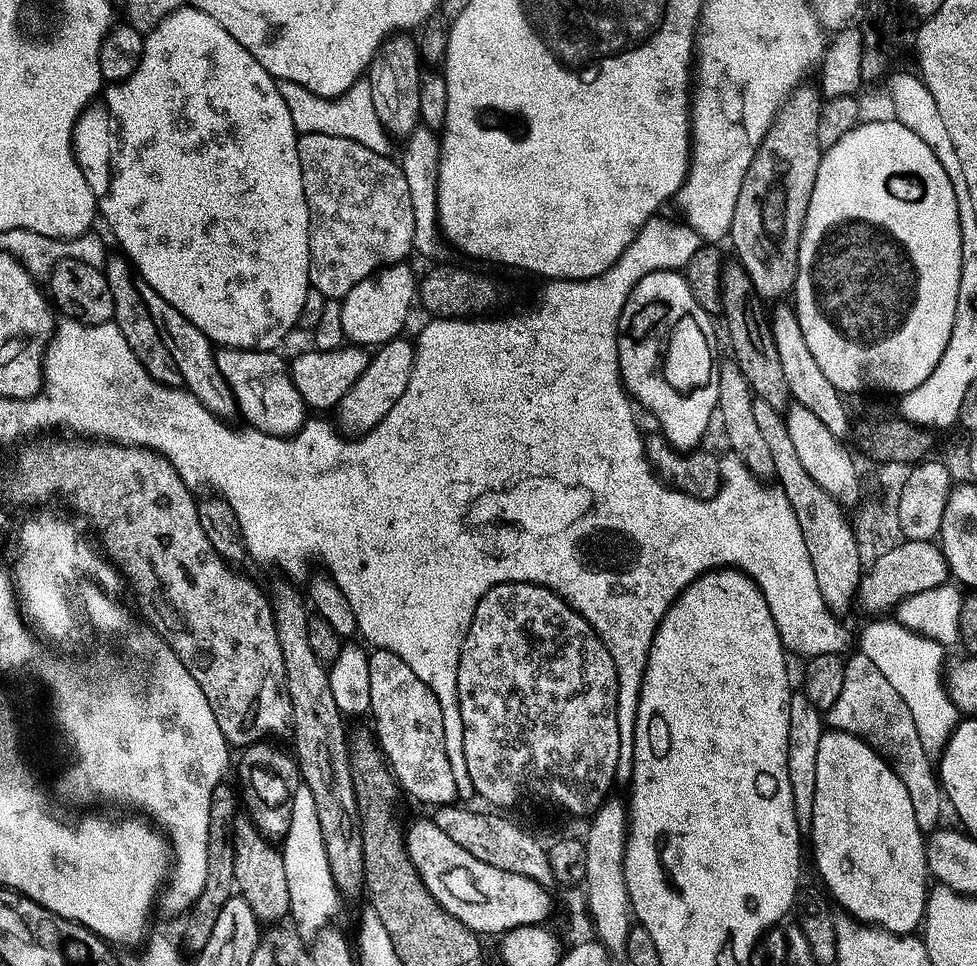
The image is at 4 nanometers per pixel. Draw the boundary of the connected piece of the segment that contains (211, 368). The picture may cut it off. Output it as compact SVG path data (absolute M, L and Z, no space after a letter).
M141 283L139 290L142 294L142 302L146 304L146 310L150 312L150 318L154 318L154 322L159 324L166 346L182 374L183 387L200 399L201 404L211 410L215 416L228 418L231 412L235 413L237 411L236 402L233 400L231 392L222 383L220 373L216 370L217 349L212 341L208 340L206 334L202 334L202 330L198 330L182 314L178 314L178 310L174 310L174 306L170 306L170 302L166 302L166 298L159 296L149 284Z

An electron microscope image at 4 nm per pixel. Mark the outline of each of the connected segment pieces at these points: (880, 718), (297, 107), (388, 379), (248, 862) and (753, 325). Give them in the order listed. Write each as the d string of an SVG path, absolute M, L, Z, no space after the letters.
M861 654L855 656L852 661L849 659L845 663L844 689L841 697L827 709L827 723L835 731L845 732L864 740L884 758L896 756L894 769L906 784L906 790L910 790L918 822L924 830L939 829L942 788L934 772L932 776L933 761L923 750L912 714L907 710L906 703L899 697L898 692L890 686L890 682L873 662Z
M281 80L279 85L282 98L286 98L286 106L290 108L290 118L294 120L297 133L305 136L326 134L334 138L346 138L350 142L366 146L366 150L383 153L389 151L390 135L379 121L368 82L356 83L350 91L344 96L339 96L337 100L323 100L321 96L315 96L313 92L294 82Z
M394 339L383 345L371 357L369 368L339 404L340 420L338 419L338 424L349 437L356 438L361 434L373 432L390 414L390 410L394 410L394 406L398 406L398 398L402 398L402 394L406 394L406 386L410 386L412 367L416 361L416 349L413 341L410 342L406 339Z
M237 815L236 827L236 880L240 883L239 895L249 903L255 919L264 924L276 924L292 916L290 886L281 849L258 831L247 815Z
M739 262L729 263L725 267L722 278L722 298L724 299L724 311L722 320L728 323L728 336L736 347L734 363L741 368L752 394L772 406L778 413L787 413L793 403L792 391L786 382L786 374L782 371L782 358L778 358L778 346L772 334L769 319L756 309L758 297L752 289L750 278L746 270Z

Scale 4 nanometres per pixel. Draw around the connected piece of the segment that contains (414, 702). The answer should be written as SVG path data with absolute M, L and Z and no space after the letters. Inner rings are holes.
M373 651L370 666L371 719L376 719L376 736L382 753L396 783L420 804L452 806L456 800L458 773L453 757L448 755L448 735L438 698L393 652Z

